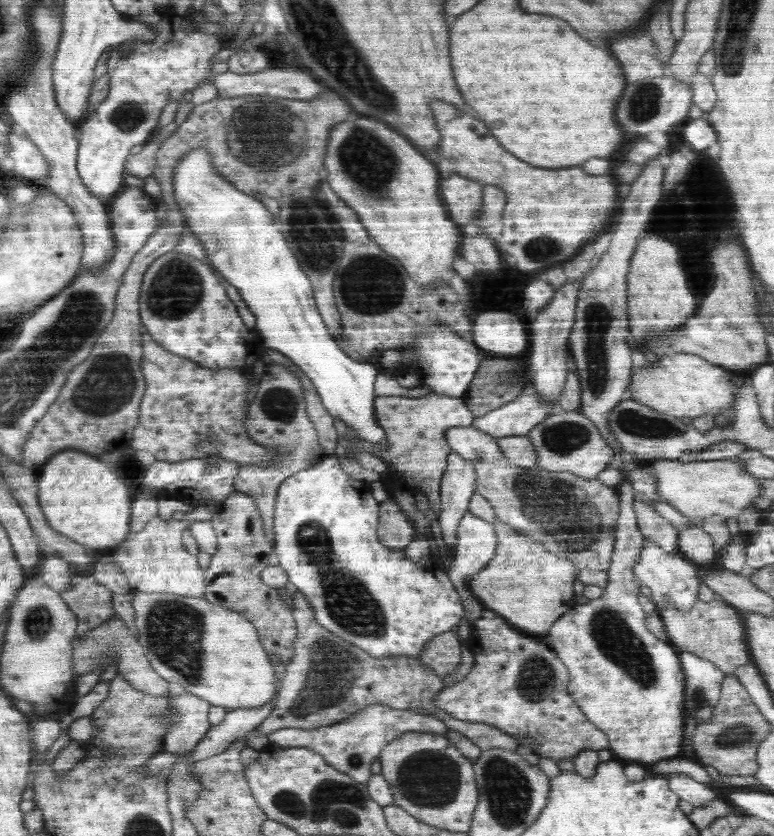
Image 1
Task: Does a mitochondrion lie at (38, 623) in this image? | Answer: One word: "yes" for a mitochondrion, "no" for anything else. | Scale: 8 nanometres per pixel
yes

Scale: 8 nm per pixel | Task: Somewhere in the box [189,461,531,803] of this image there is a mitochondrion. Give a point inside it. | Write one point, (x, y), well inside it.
(354, 611)

